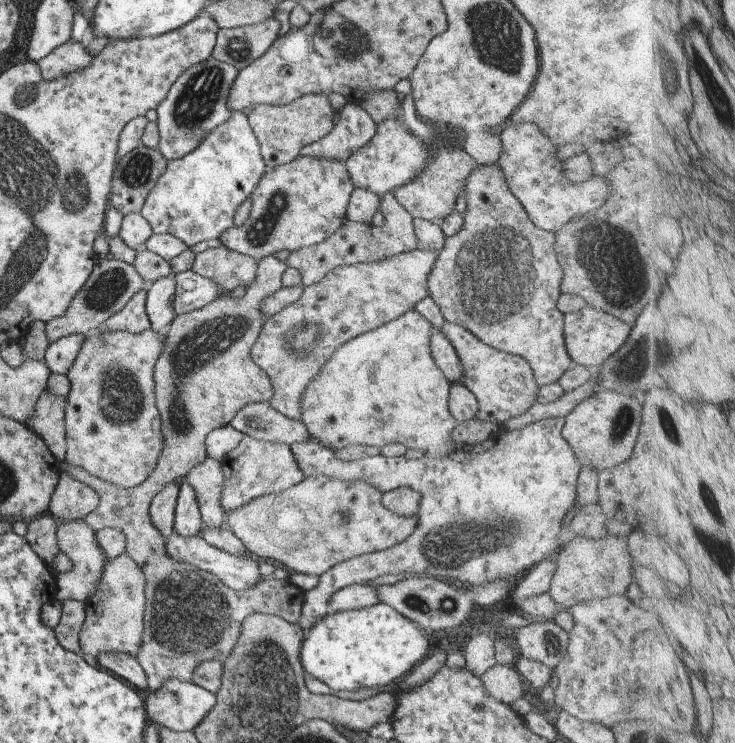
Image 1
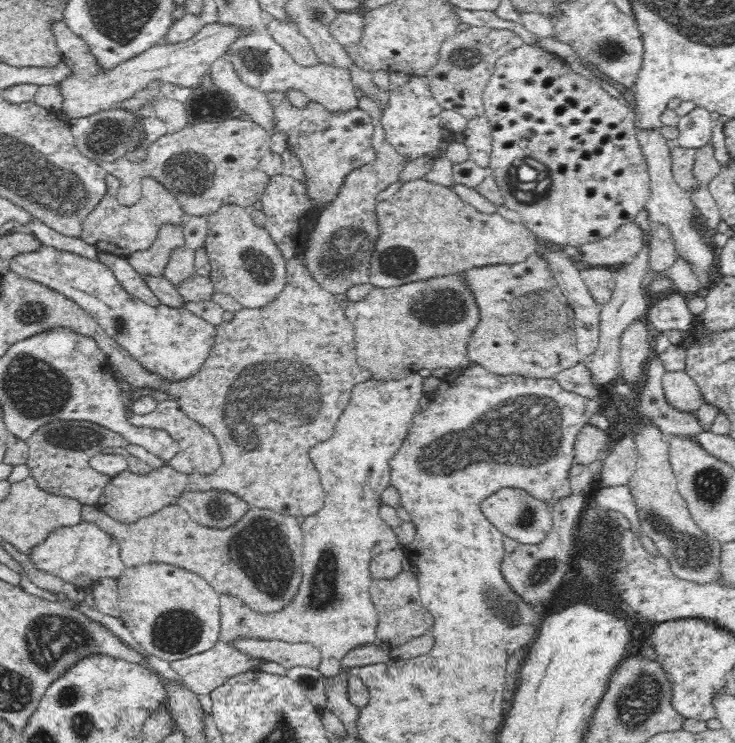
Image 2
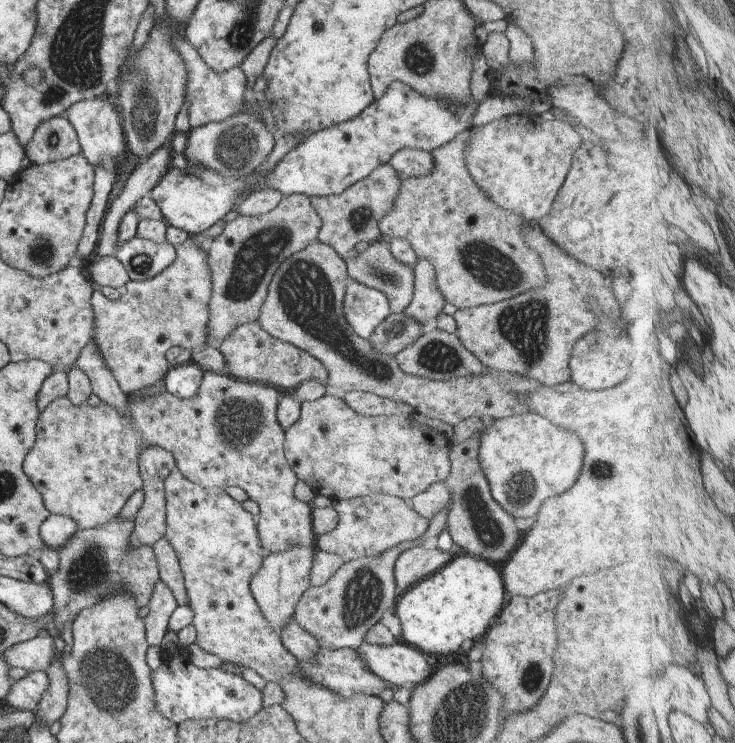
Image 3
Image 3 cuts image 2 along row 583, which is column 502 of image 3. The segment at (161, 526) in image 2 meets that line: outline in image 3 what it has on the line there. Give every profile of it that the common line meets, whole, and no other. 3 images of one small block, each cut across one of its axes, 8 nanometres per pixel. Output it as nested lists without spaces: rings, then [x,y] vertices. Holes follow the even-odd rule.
[[[469,129],[457,134],[451,142],[431,150],[431,174],[402,180],[391,212],[385,214],[378,224],[381,240],[388,243],[400,238],[407,242],[417,259],[431,262],[435,282],[444,302],[449,302],[457,310],[496,303],[545,284],[545,270],[539,262],[539,256],[527,248],[523,240],[523,226],[531,222],[493,204],[467,174],[464,161],[467,138]]]

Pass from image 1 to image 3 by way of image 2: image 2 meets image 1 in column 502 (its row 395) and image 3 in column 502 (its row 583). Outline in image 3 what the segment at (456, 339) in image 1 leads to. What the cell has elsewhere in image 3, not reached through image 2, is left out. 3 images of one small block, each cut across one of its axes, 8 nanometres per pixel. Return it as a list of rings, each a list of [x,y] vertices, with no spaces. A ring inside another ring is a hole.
[[[531,222],[523,226],[523,240],[525,246],[539,252],[547,274],[547,286],[543,286],[541,290],[529,290],[525,294],[519,294],[515,298],[507,298],[496,303],[479,305],[476,307],[456,310],[452,317],[455,321],[455,332],[457,340],[466,348],[481,364],[486,368],[493,368],[499,372],[505,371],[515,376],[525,376],[531,380],[537,380],[541,385],[546,387],[555,386],[559,382],[569,382],[570,372],[567,360],[571,354],[571,346],[574,347],[579,336],[585,336],[587,332],[591,332],[591,328],[595,328],[597,318],[593,316],[593,312],[587,306],[587,298],[593,296],[599,304],[599,308],[603,308],[603,312],[607,312],[611,318],[617,318],[617,296],[621,296],[619,304],[627,304],[623,295],[623,288],[611,288],[609,278],[603,278],[599,272],[591,270],[591,268],[583,268],[579,262],[571,255],[563,254],[557,250],[557,246],[553,246],[543,234],[537,234],[537,223]]]

